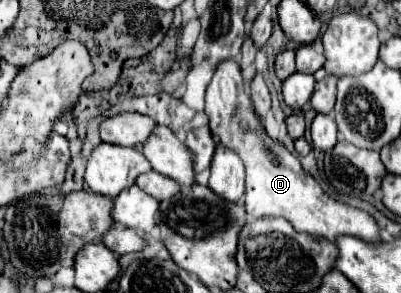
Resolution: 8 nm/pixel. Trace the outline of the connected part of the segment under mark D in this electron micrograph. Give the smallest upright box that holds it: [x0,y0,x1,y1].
[205,61,383,243]

